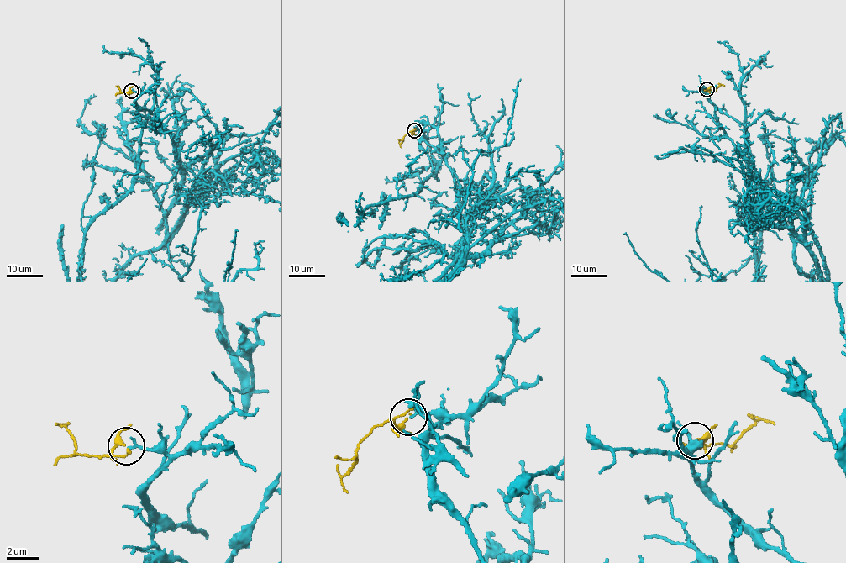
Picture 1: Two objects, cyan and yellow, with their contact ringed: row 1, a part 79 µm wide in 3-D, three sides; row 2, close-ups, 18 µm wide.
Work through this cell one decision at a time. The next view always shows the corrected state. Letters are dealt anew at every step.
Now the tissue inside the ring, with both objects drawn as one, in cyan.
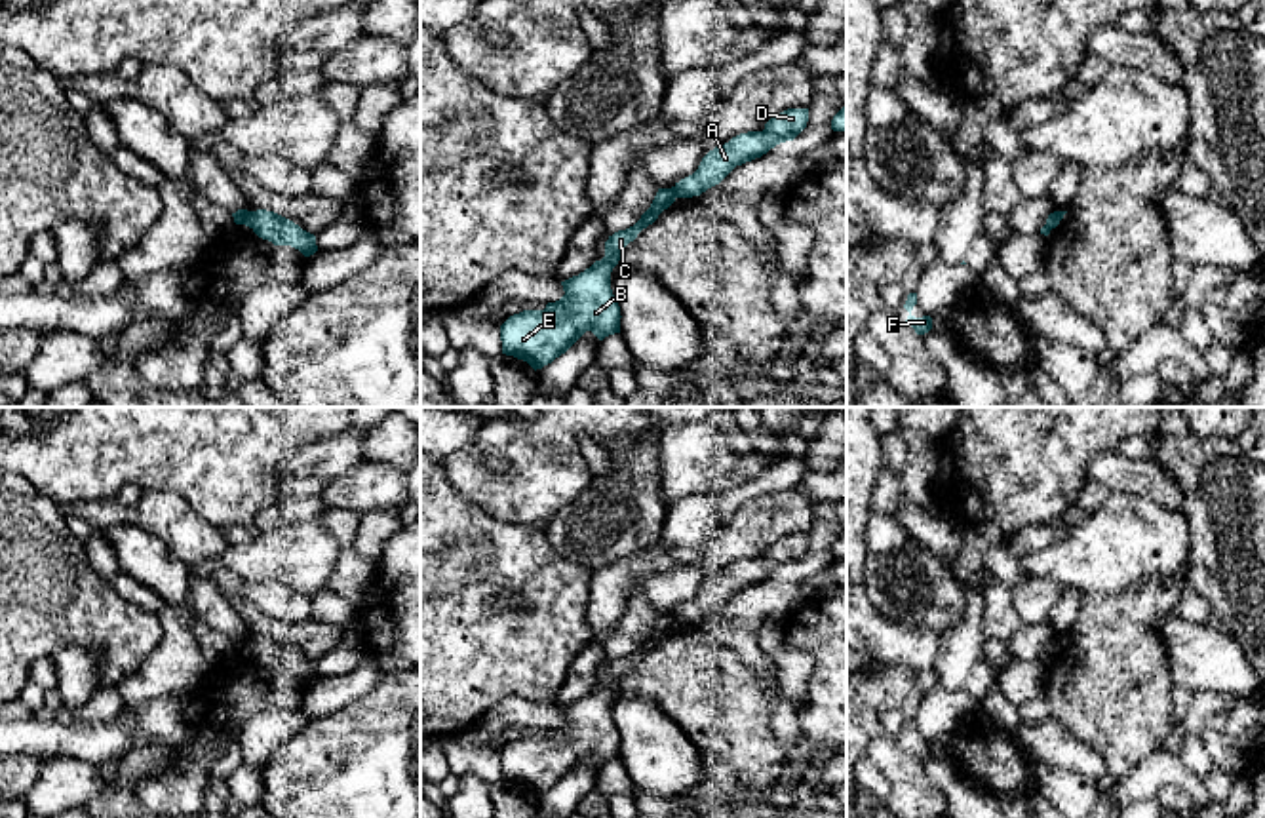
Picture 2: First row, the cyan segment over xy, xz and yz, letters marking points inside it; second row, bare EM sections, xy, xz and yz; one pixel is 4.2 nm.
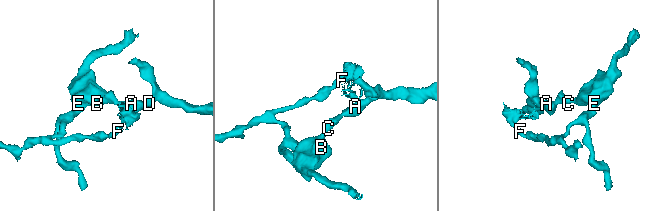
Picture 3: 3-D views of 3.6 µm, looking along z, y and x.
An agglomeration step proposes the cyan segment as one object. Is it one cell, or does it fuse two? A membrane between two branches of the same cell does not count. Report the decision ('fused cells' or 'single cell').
fused cells

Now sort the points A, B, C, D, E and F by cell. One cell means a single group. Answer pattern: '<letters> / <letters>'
A D / B C E F

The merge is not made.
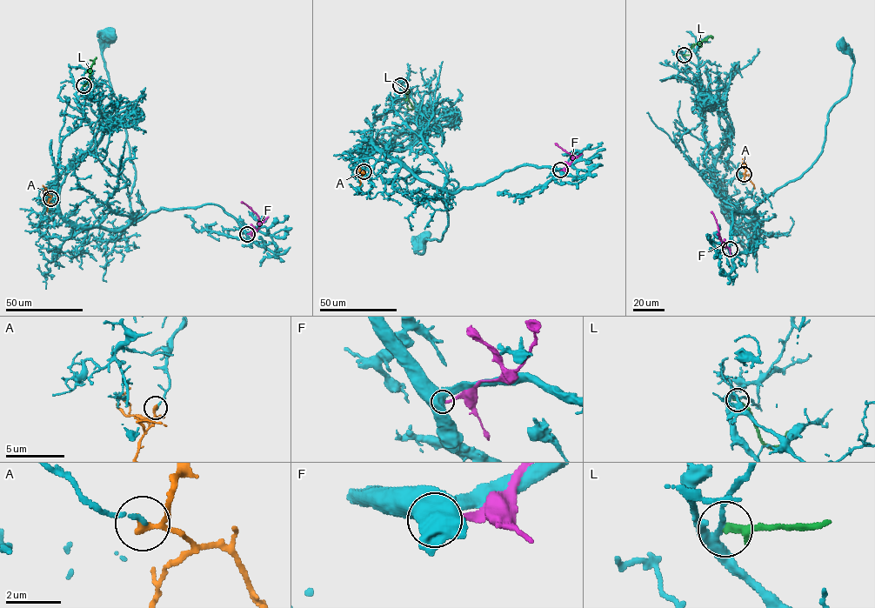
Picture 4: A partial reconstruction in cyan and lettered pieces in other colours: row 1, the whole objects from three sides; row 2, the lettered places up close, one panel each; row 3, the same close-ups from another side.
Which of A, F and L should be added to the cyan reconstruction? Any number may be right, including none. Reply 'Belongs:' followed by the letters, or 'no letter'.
Belongs: no letter

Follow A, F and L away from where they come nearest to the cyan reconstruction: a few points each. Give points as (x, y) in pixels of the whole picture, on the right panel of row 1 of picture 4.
A: (743, 174), (749, 176), (754, 188)
F: (730, 249), (723, 244), (717, 220), (711, 211)
L: (684, 55), (690, 54), (691, 47), (711, 36), (712, 37), (709, 36)

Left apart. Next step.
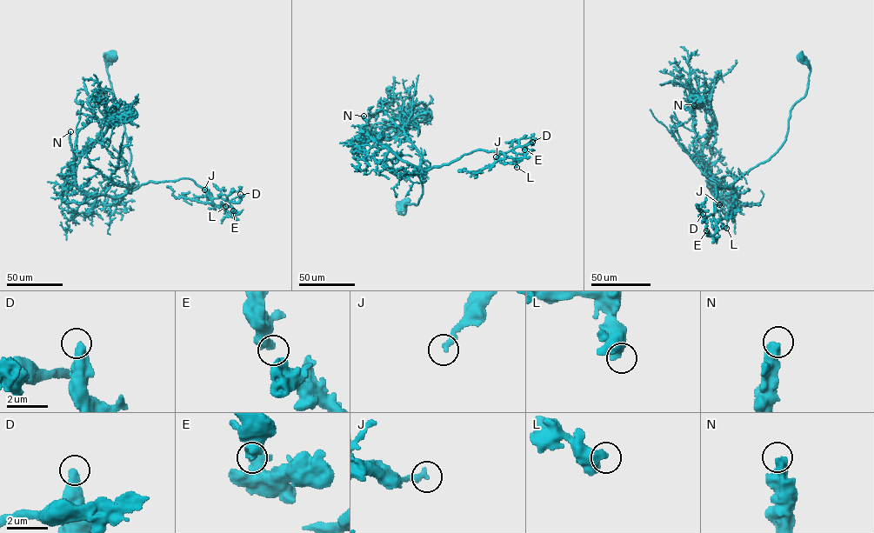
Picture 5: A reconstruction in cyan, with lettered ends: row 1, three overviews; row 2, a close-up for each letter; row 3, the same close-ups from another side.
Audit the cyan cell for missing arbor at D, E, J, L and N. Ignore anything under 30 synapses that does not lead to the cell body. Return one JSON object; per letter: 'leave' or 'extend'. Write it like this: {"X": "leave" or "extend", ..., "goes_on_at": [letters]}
{"D": "leave", "E": "leave", "J": "leave", "L": "leave", "N": "extend", "goes_on_at": ["N"]}

